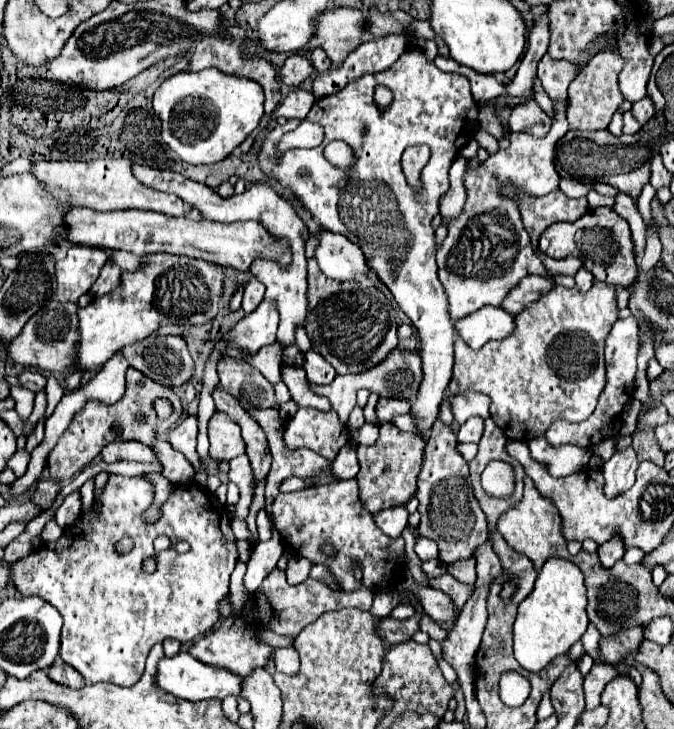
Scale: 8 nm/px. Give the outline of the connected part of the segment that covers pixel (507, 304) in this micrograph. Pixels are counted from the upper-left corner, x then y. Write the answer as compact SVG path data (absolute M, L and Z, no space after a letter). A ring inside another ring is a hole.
M526 276L518 284L518 288L510 290L510 296L502 300L500 308L506 308L506 312L514 312L514 316L528 304L536 302L542 294L546 294L554 286L552 278L542 278L542 276Z

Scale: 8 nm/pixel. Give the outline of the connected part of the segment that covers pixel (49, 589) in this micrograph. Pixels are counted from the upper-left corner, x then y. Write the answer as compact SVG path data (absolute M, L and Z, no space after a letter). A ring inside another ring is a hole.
M110 474L98 498L98 504L94 502L88 512L82 512L82 516L78 516L78 520L70 524L70 538L66 538L64 530L58 542L42 544L26 558L20 558L10 566L10 582L22 596L38 596L60 612L64 624L58 656L62 662L76 668L90 684L112 682L118 686L130 686L140 680L146 656L154 644L164 642L166 638L174 638L186 644L210 632L220 620L218 604L228 594L228 580L238 562L238 550L234 546L228 546L220 532L220 512L214 504L218 502L218 498L210 490L206 494L206 490L196 482L178 484L162 506L160 522L146 524L142 520L142 512L152 504L152 498L154 486L144 476L126 478ZM160 534L168 534L172 542L166 552L154 552L152 544ZM122 538L132 538L134 546L130 552L116 552L116 544ZM176 542L188 542L190 552L176 552ZM146 558L156 560L154 574L146 574L142 570L142 562Z

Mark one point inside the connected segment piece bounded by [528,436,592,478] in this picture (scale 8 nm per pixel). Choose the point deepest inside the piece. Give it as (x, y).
(560, 460)

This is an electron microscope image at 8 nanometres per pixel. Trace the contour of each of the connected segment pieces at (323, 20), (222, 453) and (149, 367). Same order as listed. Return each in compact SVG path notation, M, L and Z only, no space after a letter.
M330 8L330 12L322 12L318 16L318 32L314 32L314 40L300 48L298 52L324 48L332 58L332 68L342 64L346 54L354 50L362 42L364 32L364 14L352 8Z
M222 412L210 418L208 438L210 438L210 456L218 462L230 460L230 456L240 456L246 452L238 424Z
M148 336L138 344L122 348L122 354L126 356L132 368L140 370L150 380L156 380L158 384L164 384L168 388L180 388L194 376L194 360L186 348L184 338L180 336Z

